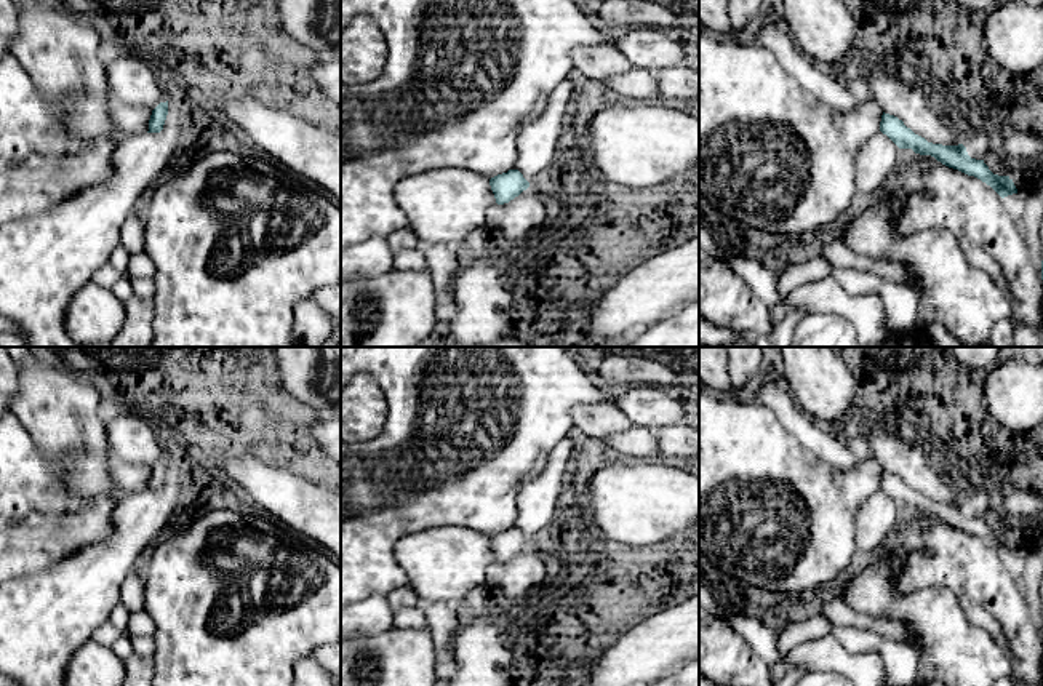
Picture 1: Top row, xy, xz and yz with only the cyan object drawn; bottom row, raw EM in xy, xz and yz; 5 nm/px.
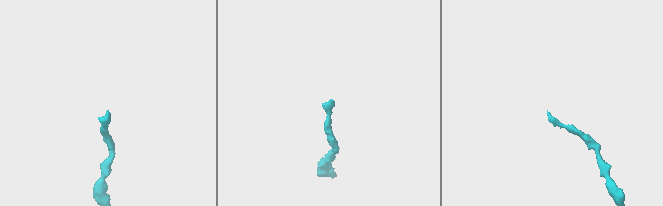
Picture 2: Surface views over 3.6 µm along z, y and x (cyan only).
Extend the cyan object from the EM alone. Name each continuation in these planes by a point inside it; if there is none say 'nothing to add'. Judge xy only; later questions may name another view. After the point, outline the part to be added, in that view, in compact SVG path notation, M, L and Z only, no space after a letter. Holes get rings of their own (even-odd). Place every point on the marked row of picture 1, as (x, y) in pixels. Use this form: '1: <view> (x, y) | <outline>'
nothing to add

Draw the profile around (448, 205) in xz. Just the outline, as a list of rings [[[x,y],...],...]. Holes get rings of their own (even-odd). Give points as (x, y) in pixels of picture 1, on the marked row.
[[[438,168],[403,177],[394,198],[422,243],[467,248],[475,232],[490,233],[496,198],[490,177],[464,168]]]

